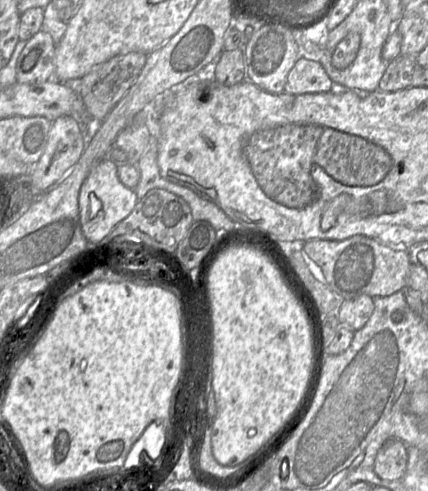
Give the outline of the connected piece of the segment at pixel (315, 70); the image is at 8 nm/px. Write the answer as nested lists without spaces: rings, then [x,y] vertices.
[[[300,57],[287,76],[284,92],[288,94],[330,92],[332,83],[321,63]]]

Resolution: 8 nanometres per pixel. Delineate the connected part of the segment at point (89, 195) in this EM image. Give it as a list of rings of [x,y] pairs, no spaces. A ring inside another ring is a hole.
[[[104,158],[92,168],[81,186],[78,197],[80,225],[91,245],[103,243],[114,227],[128,217],[137,204],[135,191],[121,183],[117,168],[114,161]]]

